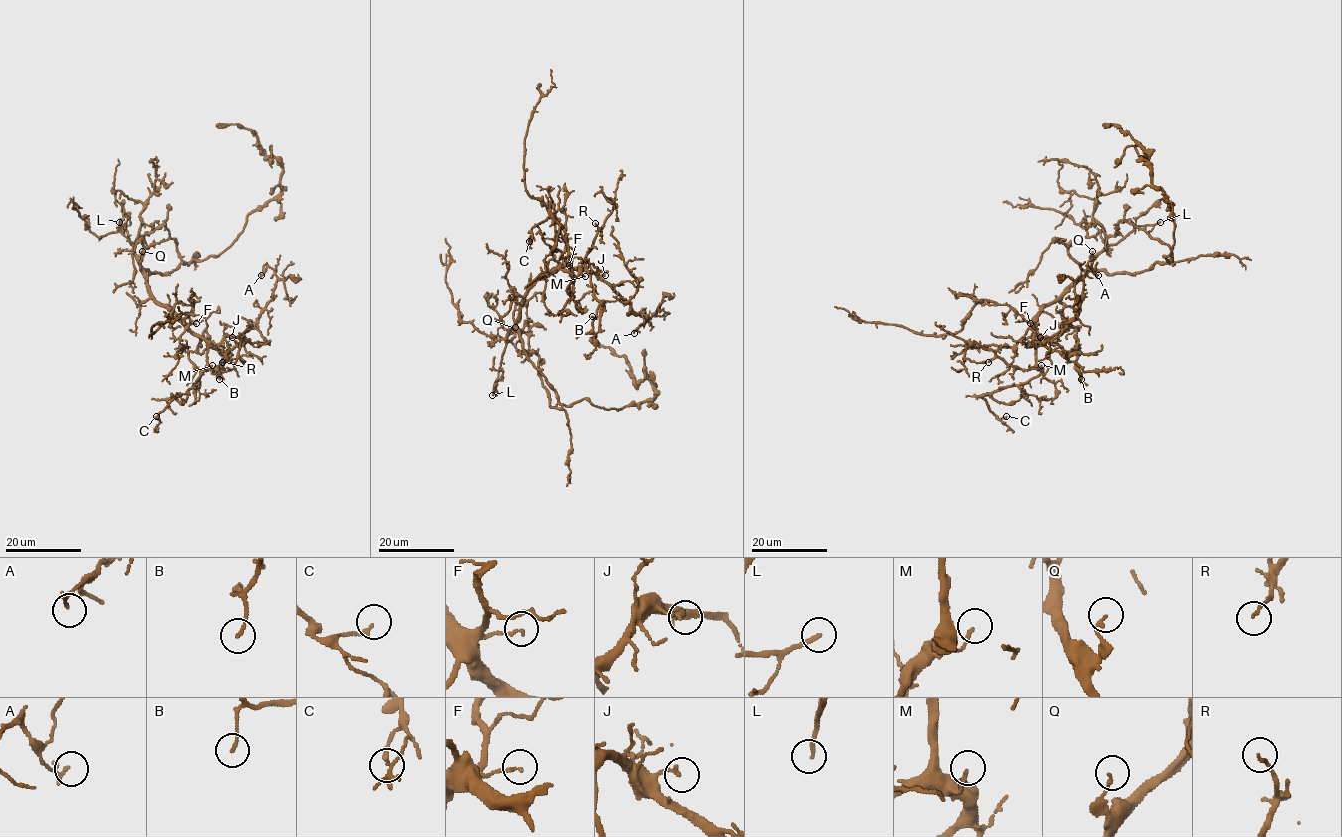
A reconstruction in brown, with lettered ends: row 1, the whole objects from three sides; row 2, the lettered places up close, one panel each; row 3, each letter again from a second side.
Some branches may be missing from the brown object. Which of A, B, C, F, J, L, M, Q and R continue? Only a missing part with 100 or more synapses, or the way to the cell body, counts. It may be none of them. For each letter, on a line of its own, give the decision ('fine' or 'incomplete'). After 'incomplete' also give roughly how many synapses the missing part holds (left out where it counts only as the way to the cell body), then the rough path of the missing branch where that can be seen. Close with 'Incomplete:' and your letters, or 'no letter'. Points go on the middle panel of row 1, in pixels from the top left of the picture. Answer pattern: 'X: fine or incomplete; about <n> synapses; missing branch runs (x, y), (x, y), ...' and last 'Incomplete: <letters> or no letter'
A: fine
B: fine
C: fine
F: fine
J: fine
L: incomplete
M: fine
Q: fine
R: fine
Incomplete: L

